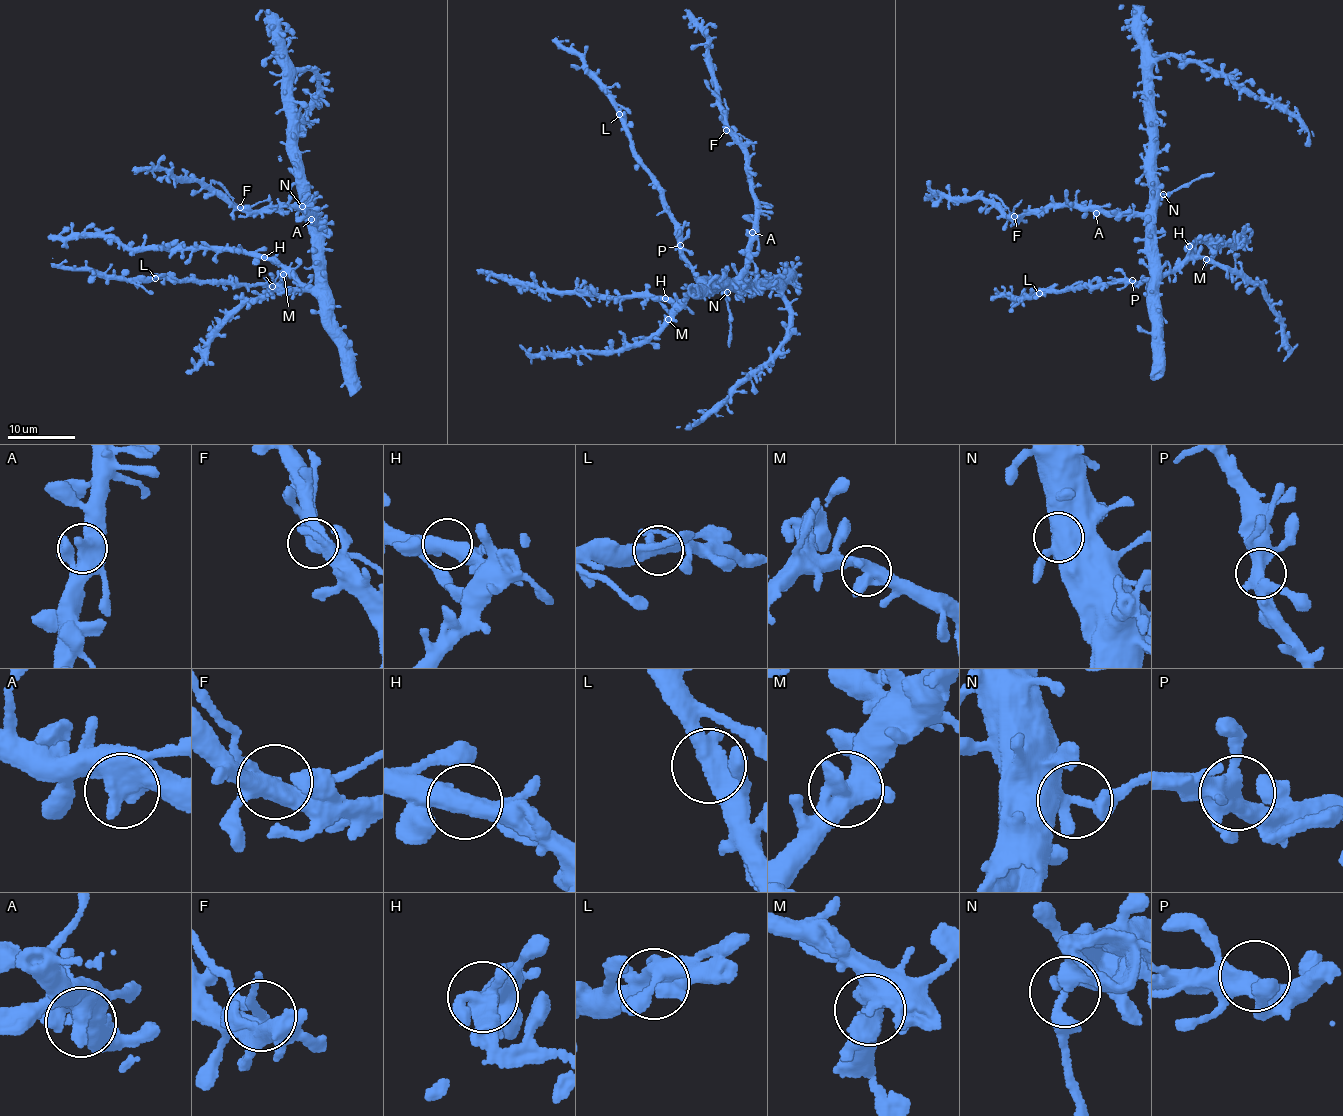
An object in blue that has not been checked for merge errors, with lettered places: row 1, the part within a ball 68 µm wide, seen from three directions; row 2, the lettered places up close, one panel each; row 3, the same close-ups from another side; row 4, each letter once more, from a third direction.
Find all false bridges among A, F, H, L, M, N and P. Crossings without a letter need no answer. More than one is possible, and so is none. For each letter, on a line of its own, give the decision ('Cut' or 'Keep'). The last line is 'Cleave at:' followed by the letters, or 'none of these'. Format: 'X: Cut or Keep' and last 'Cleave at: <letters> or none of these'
A: Keep
F: Cut
H: Keep
L: Keep
M: Keep
N: Cut
P: Keep
Cleave at: F, N

